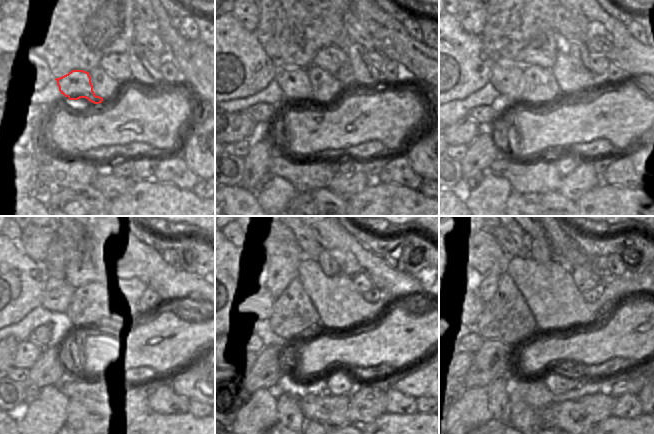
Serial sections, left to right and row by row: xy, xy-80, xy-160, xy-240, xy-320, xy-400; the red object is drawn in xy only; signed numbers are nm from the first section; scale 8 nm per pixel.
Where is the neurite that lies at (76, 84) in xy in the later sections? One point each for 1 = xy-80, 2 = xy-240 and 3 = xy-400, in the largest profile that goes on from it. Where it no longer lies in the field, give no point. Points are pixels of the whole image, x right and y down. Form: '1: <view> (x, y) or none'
1: xy-80 (294, 82)
2: xy-240 (57, 294)
3: xy-400 (488, 288)

